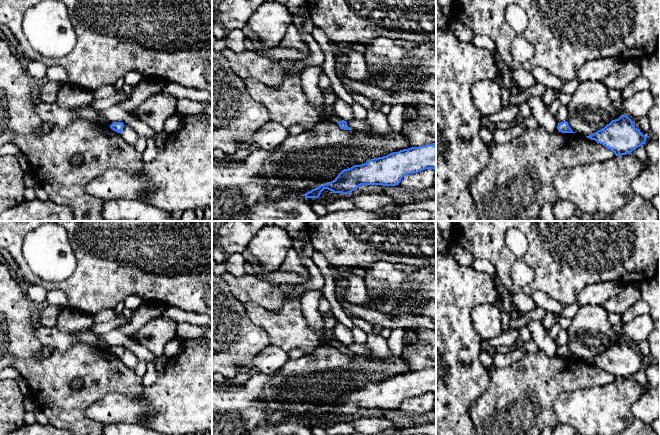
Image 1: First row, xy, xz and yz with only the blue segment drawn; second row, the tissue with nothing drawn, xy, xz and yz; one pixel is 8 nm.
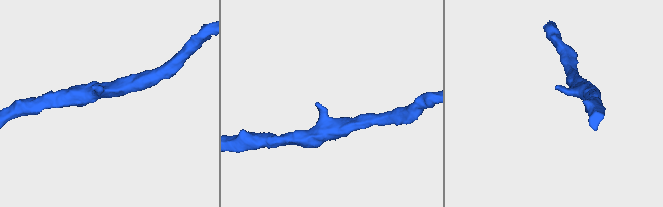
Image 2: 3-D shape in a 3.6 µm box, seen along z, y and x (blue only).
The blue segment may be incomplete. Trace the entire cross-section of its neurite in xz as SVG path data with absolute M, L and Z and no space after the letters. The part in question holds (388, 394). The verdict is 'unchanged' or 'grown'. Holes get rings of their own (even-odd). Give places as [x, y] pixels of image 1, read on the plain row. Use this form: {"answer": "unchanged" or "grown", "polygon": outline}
{"answer": "unchanged", "polygon": "M436 367L403 373L354 389L342 394L333 405L301 420L319 422L324 413L346 419L361 409L396 410L404 400L425 393L436 393Z"}

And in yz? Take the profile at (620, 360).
{"answer": "unchanged", "polygon": "M624 338L586 361L610 373L616 380L630 378L633 374L645 368L647 363L633 349L632 344Z"}

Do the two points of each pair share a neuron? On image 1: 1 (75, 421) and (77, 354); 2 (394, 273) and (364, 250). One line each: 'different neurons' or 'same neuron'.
1: same neuron
2: different neurons

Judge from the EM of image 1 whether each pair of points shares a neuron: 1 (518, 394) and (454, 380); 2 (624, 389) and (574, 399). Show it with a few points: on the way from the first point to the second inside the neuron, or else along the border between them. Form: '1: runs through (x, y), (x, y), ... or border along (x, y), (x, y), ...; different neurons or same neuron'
1: border along (488, 369), (489, 385), (471, 403); different neurons
2: runs through (612, 399), (586, 399); same neuron

